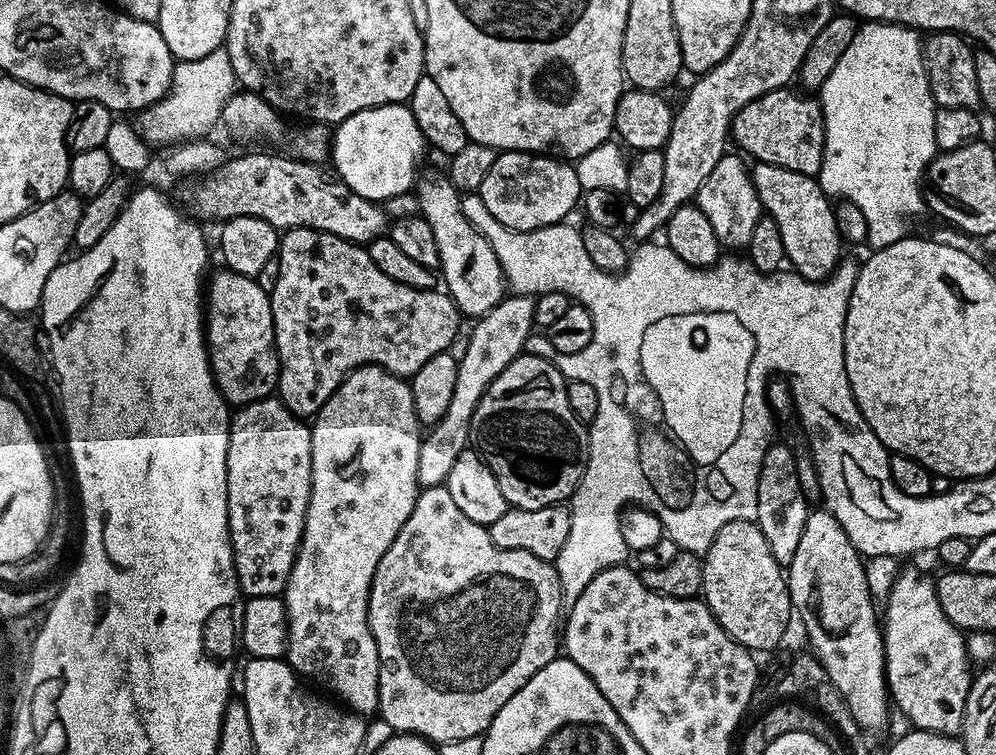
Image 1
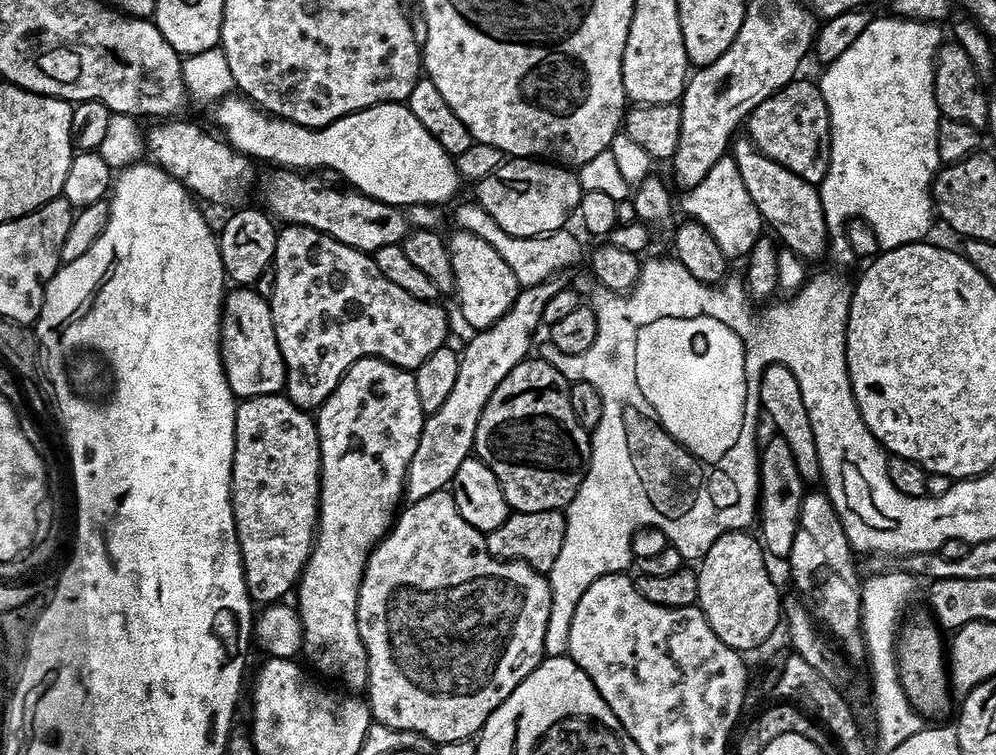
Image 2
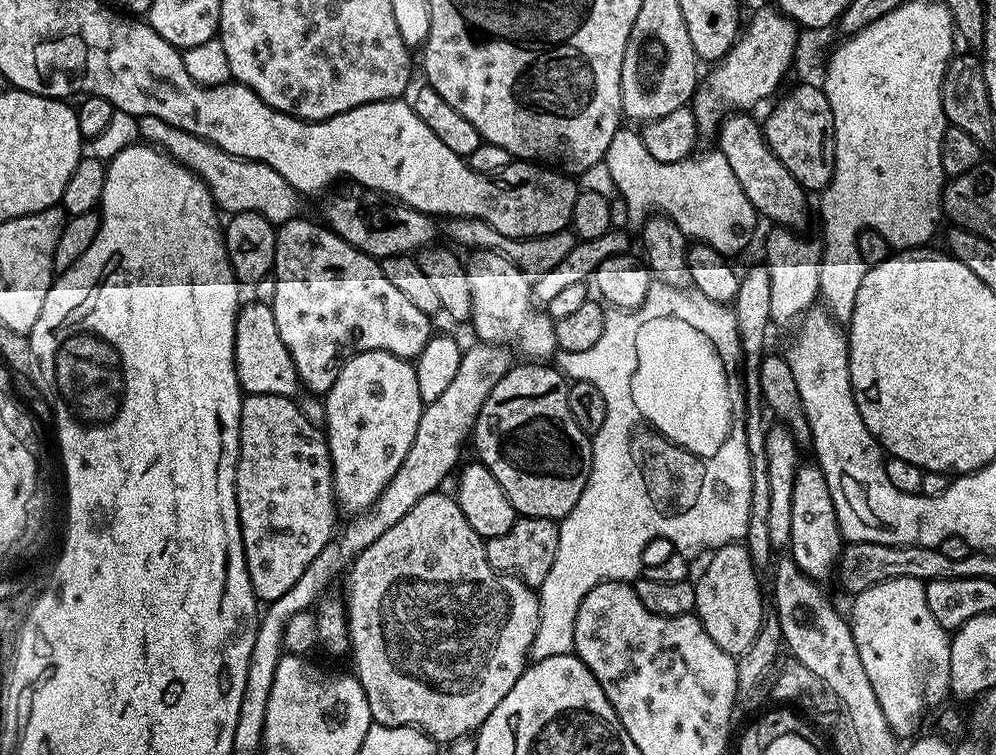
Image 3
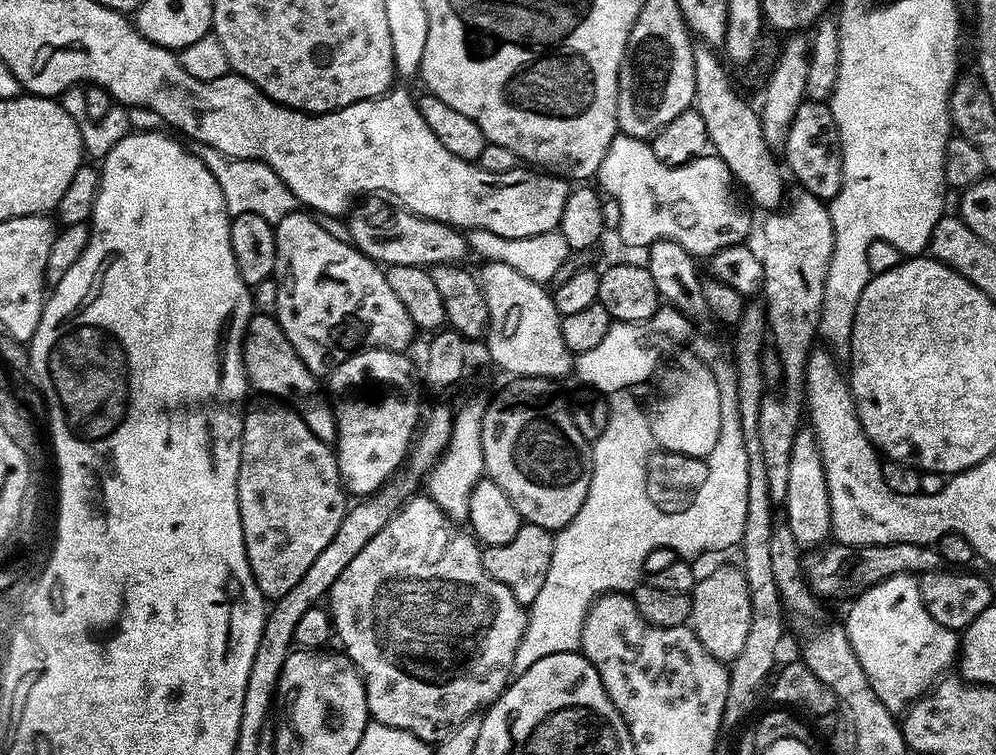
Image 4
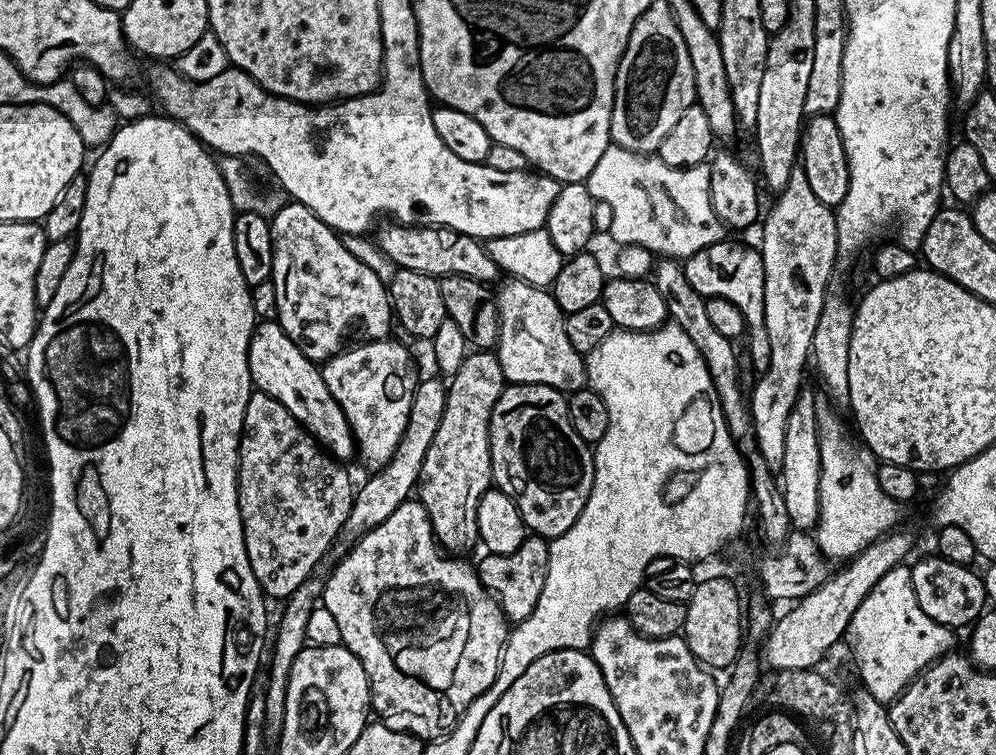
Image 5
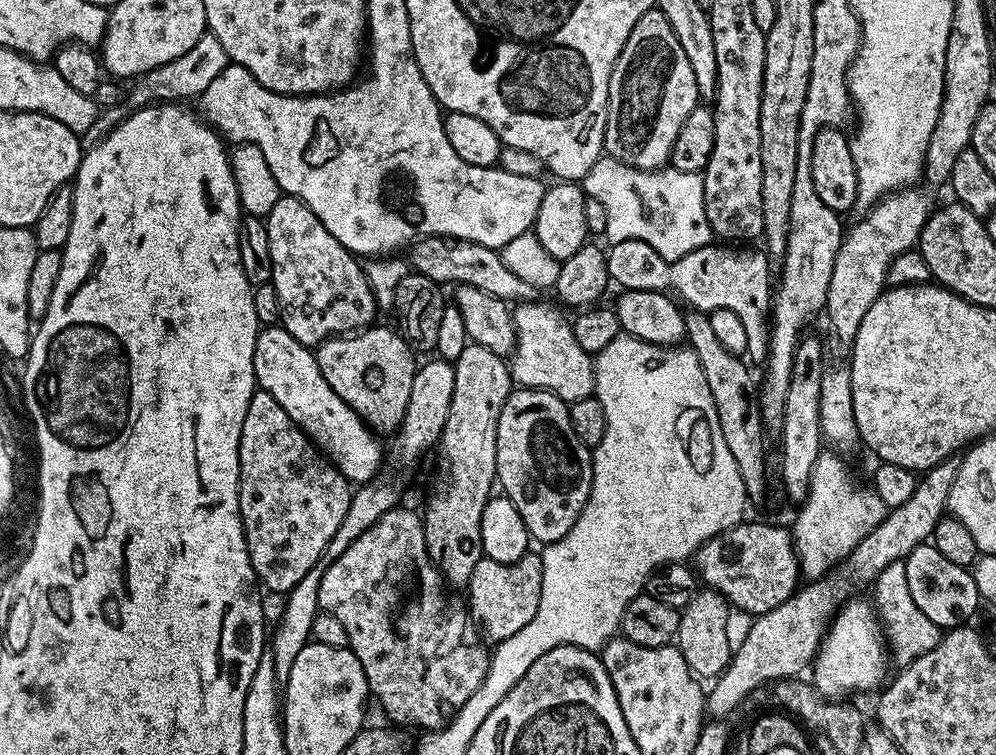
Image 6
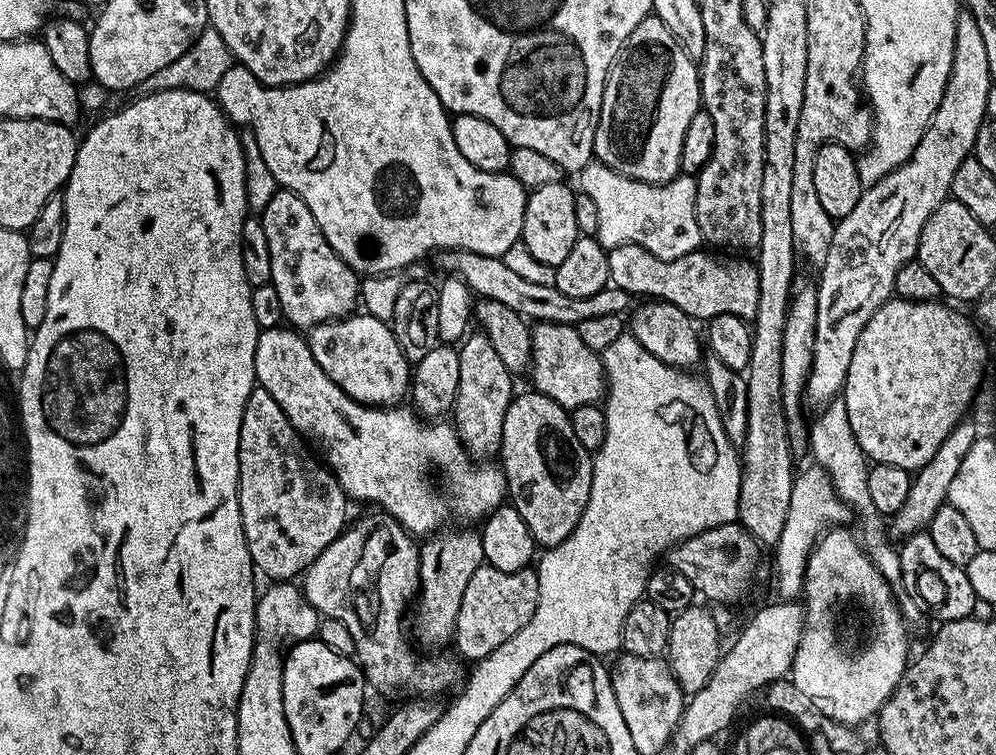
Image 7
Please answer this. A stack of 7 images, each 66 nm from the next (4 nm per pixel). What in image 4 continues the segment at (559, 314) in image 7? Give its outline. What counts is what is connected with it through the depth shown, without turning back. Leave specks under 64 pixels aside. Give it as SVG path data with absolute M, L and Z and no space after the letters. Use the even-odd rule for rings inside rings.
M376 194L369 195L365 200L368 200L365 204L357 203L347 213L347 235L363 256L368 256L377 264L422 268L434 264L460 264L463 256L469 255L468 237L461 229L454 228L451 224L443 224L440 220L417 216L407 208L397 206Z

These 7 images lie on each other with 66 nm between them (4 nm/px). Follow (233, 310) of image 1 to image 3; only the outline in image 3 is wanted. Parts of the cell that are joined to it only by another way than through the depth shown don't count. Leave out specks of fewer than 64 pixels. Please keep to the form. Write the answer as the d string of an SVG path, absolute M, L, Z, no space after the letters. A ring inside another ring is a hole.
M245 303L236 316L236 377L245 393L274 394L275 396L295 397L302 385L294 370L294 362L282 342L282 334L278 334L278 326L274 322L271 304Z

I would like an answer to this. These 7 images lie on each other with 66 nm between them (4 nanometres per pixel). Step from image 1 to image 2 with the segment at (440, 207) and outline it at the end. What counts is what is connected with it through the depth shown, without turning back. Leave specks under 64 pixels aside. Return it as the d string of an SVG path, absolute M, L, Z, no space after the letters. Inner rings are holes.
M456 230L453 233L447 237L447 242L450 266L454 266L454 297L460 303L460 316L472 330L488 328L510 310L522 285L514 278L514 270L506 266L502 254L498 254L490 242L482 242L482 238L473 232Z

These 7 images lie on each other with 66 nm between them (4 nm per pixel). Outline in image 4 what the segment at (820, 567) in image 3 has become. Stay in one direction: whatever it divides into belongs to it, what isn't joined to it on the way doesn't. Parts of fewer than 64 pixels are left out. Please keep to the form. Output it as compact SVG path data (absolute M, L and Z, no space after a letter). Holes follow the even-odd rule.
M804 426L797 431L790 446L788 469L790 478L786 478L786 498L782 502L782 508L788 515L785 516L786 522L790 526L790 534L794 534L801 549L812 550L823 545L832 536L832 507L828 497L828 483L820 443L816 441L816 434L811 427Z

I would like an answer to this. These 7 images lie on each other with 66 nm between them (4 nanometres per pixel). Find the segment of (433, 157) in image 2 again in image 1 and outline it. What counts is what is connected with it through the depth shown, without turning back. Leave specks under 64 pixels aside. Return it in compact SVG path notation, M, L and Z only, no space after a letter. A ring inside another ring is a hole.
M407 103L383 104L350 114L350 118L335 125L330 160L336 175L343 178L354 194L383 202L413 191L418 180L416 163L423 148L426 141L422 130L418 130L418 122L414 122L411 107Z

